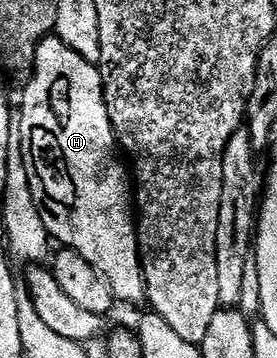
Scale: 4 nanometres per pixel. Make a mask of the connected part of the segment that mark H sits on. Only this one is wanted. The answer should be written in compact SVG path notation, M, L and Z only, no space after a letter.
M58 35L46 37L37 47L35 56L35 74L31 77L23 93L23 114L17 117L17 132L21 139L21 151L25 159L25 171L29 175L29 187L33 191L33 199L39 204L43 214L43 222L47 228L48 238L55 237L60 242L60 246L77 251L81 259L88 260L89 264L103 276L109 283L109 287L115 292L116 302L123 303L128 301L131 305L144 304L147 301L147 284L143 278L143 262L139 255L139 230L137 228L137 217L133 212L133 185L129 180L129 173L123 170L121 162L115 158L117 154L117 142L115 132L109 119L107 110L107 100L103 98L103 80L99 74L98 68L92 62L81 59L77 51L73 51L68 45L59 38Z

